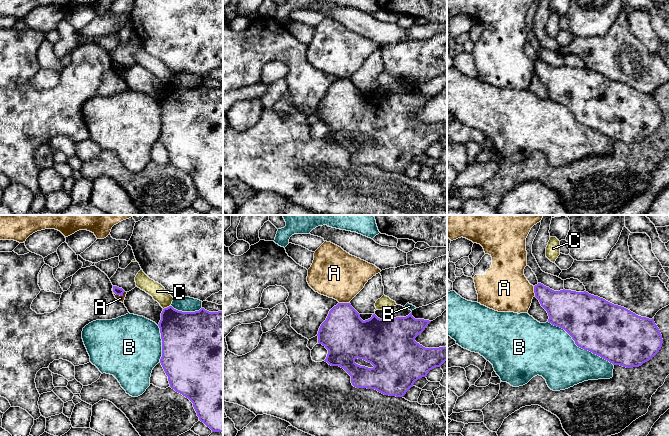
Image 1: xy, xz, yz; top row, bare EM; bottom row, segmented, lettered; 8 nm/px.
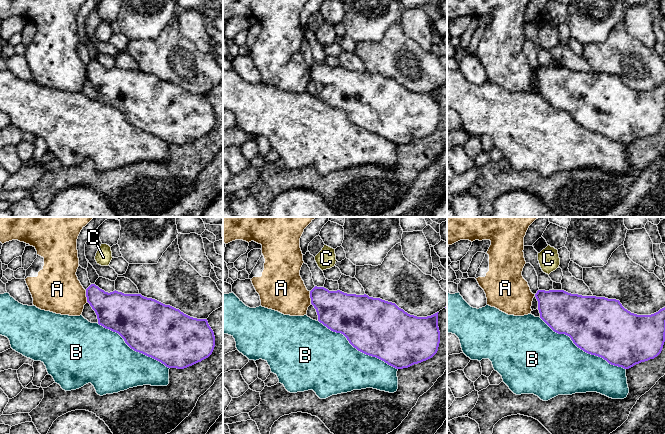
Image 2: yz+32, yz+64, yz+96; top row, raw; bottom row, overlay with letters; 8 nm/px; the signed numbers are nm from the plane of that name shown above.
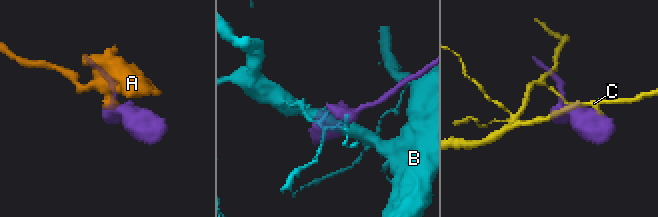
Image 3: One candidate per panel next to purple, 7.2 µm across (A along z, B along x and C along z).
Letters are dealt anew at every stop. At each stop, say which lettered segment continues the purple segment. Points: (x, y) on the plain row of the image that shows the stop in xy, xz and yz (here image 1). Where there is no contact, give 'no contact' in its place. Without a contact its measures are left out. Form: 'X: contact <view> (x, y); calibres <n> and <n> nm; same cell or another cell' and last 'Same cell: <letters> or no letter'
A: contact xy (117, 70); calibres 60 and 50 nm; another cell
B: contact yz (580, 123); calibres 420 and 420 nm; another cell
C: contact xy (167, 83); calibres 360 and 120 nm; another cell
Same cell: no letter

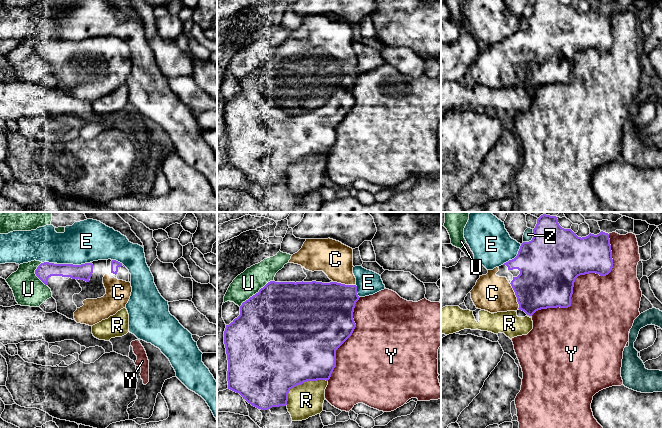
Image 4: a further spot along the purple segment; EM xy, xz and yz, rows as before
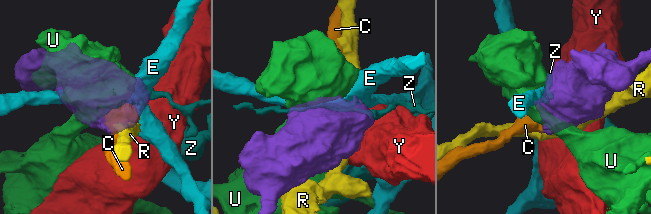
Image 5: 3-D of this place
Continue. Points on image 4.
C: contact yz (516, 72); calibres 420 and 300 nm; same cell
E: contact xy (72, 40); calibres 130 and 320 nm; another cell
R: contact xz (301, 159); calibres 500 and 280 nm; another cell
U: contact xz (256, 69); calibres 500 and 200 nm; another cell
Y: contact yz (578, 51); calibres 480 and 400 nm; another cell
Z: contact yz (532, 14); calibres 480 and 80 nm; another cell
Same cell: C

